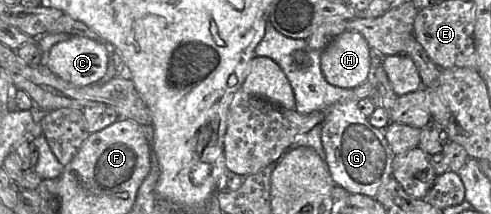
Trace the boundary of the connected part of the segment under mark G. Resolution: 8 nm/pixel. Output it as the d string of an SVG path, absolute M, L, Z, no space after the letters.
M268 18L265 35L255 49L255 56L268 57L282 69L293 89L296 102L295 111L297 113L308 115L314 111L325 112L326 116L322 122L321 142L325 151L325 161L335 184L341 186L350 194L364 194L374 198L379 188L392 176L392 162L395 156L384 135L384 130L372 126L368 118L360 112L357 104L359 100L357 100L354 89L335 87L326 81L321 70L322 51L310 50L309 56L312 65L306 71L297 70L293 66L293 57L299 48L311 49L307 41L299 42L299 39L291 39L279 33L271 25Z

